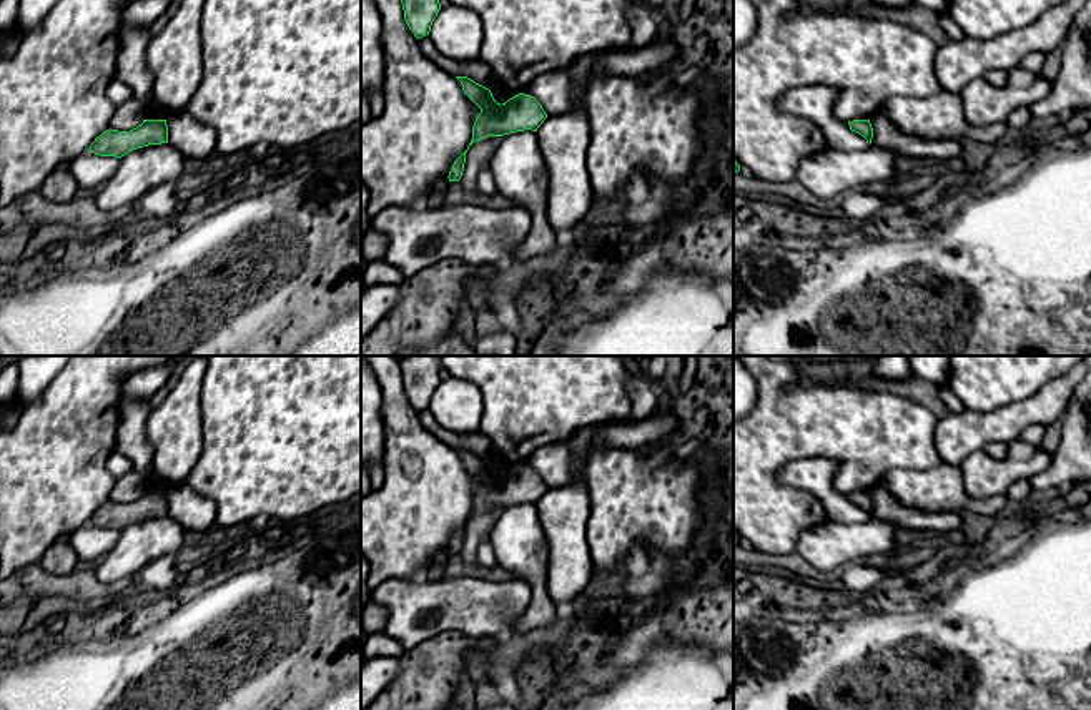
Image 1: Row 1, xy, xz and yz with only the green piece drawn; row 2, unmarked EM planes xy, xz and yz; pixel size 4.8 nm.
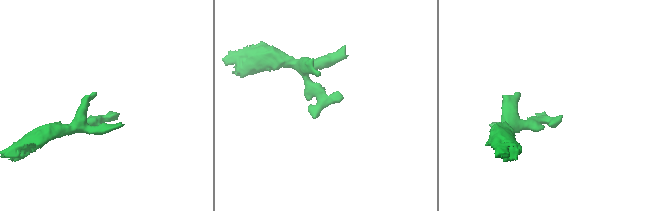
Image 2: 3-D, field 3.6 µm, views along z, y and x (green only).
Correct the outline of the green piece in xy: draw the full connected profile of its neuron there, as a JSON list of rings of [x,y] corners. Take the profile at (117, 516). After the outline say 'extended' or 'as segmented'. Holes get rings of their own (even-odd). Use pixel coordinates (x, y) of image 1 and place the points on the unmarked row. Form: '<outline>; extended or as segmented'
[[[143,492],[130,504],[106,502],[90,517],[90,524],[100,529],[121,530],[136,520],[168,515],[166,492]]]; as segmented

